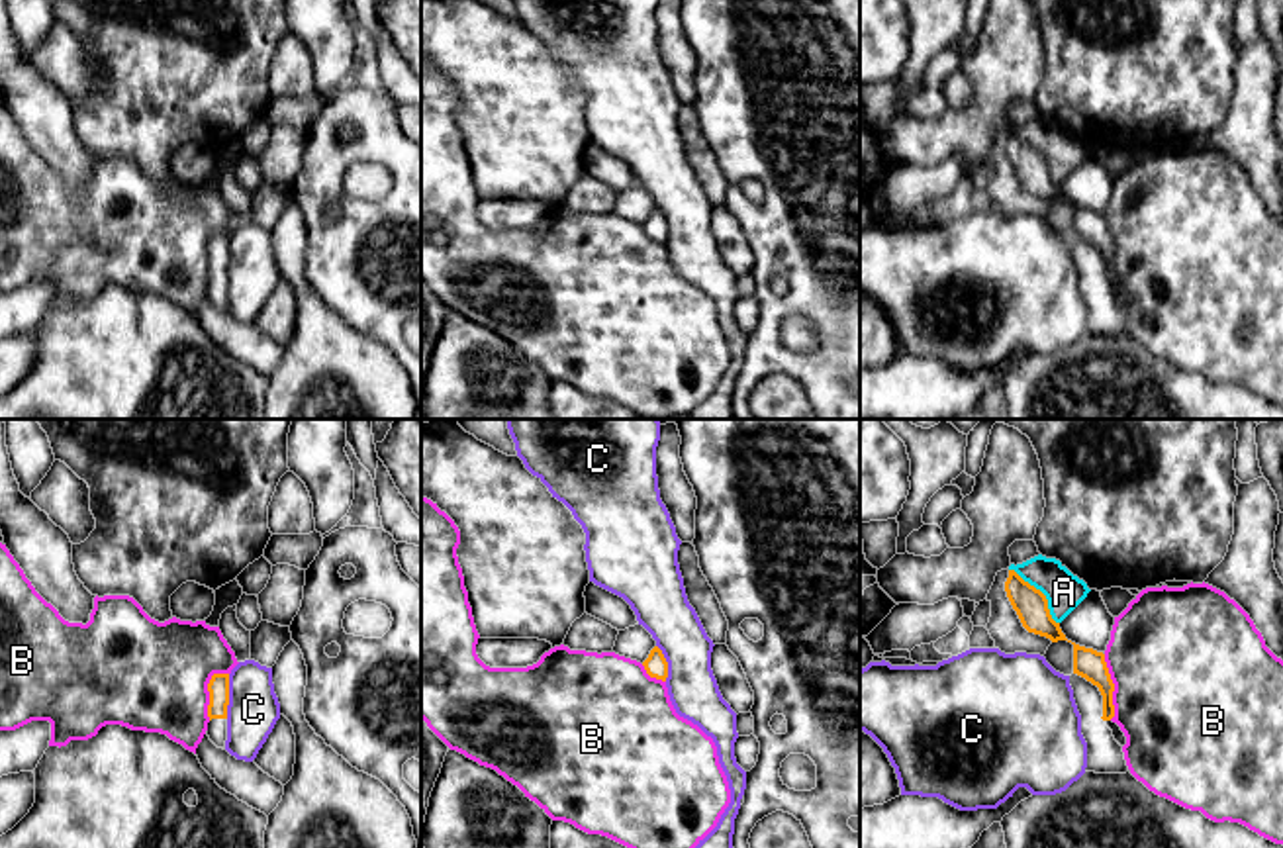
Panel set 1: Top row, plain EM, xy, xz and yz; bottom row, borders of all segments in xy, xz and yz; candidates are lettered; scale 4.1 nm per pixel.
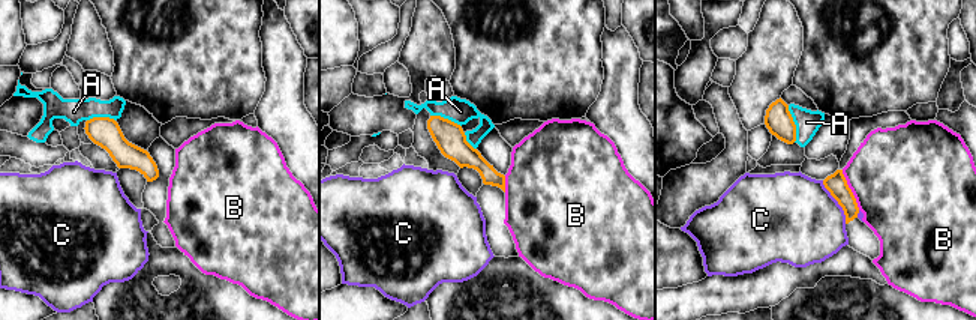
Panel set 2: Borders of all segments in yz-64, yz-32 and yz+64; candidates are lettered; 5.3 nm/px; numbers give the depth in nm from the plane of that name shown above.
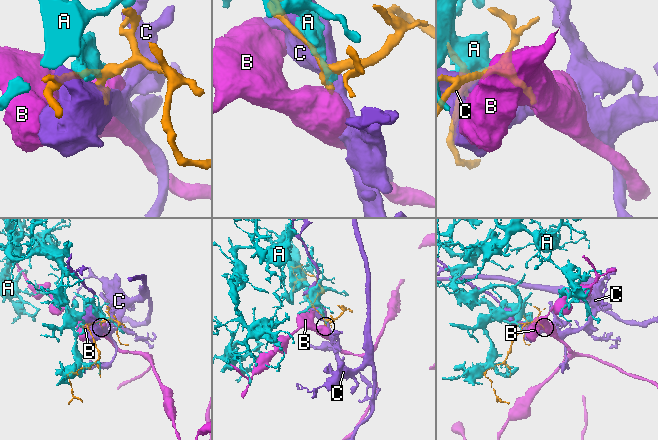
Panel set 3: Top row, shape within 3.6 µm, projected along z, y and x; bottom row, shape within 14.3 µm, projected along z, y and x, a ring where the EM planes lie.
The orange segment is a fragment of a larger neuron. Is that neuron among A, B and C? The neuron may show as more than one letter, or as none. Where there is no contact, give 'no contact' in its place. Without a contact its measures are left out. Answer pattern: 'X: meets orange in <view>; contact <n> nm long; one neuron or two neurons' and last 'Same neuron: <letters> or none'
A: meets orange in yz; contact 300 nm long; two neurons
B: meets orange in yz; contact 280 nm long; two neurons
C: meets orange in xy; contact 180 nm long; two neurons
Same neuron: none

